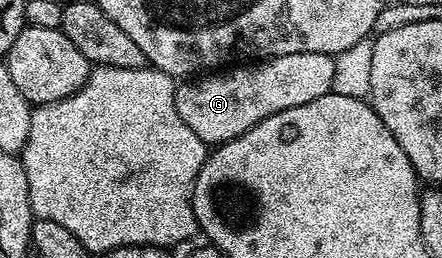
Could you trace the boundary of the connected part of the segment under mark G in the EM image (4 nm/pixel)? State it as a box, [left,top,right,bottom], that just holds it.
[175,53,334,145]

